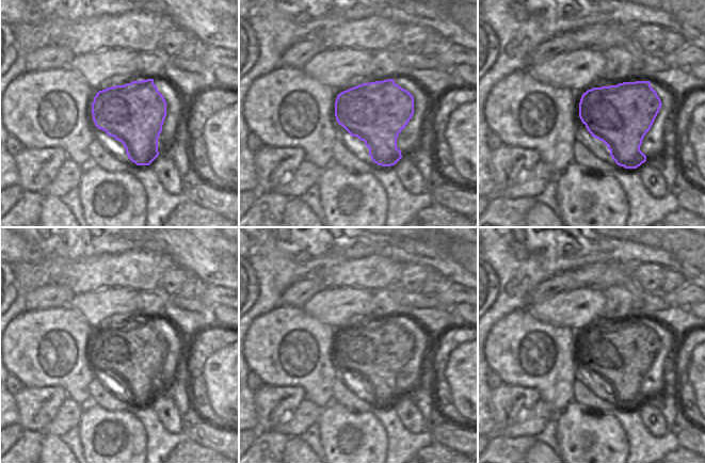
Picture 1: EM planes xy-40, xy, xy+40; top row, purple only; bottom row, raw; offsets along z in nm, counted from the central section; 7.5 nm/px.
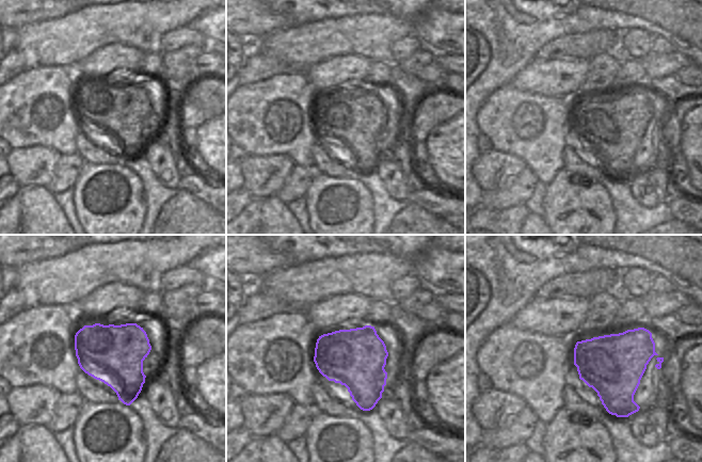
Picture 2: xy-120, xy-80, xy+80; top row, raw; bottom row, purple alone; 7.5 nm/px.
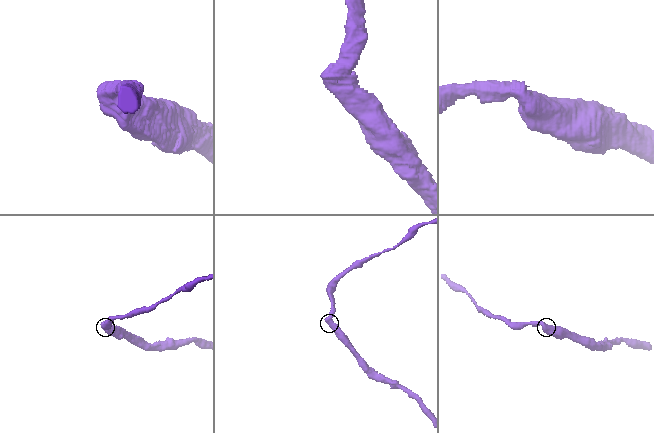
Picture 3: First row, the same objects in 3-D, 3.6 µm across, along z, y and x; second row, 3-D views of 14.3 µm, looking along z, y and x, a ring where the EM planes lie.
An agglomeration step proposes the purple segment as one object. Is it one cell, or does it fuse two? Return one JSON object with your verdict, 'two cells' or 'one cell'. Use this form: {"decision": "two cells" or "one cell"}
{"decision": "two cells"}

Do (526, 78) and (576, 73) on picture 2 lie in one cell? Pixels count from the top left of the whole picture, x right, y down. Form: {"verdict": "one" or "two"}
{"verdict": "one"}

